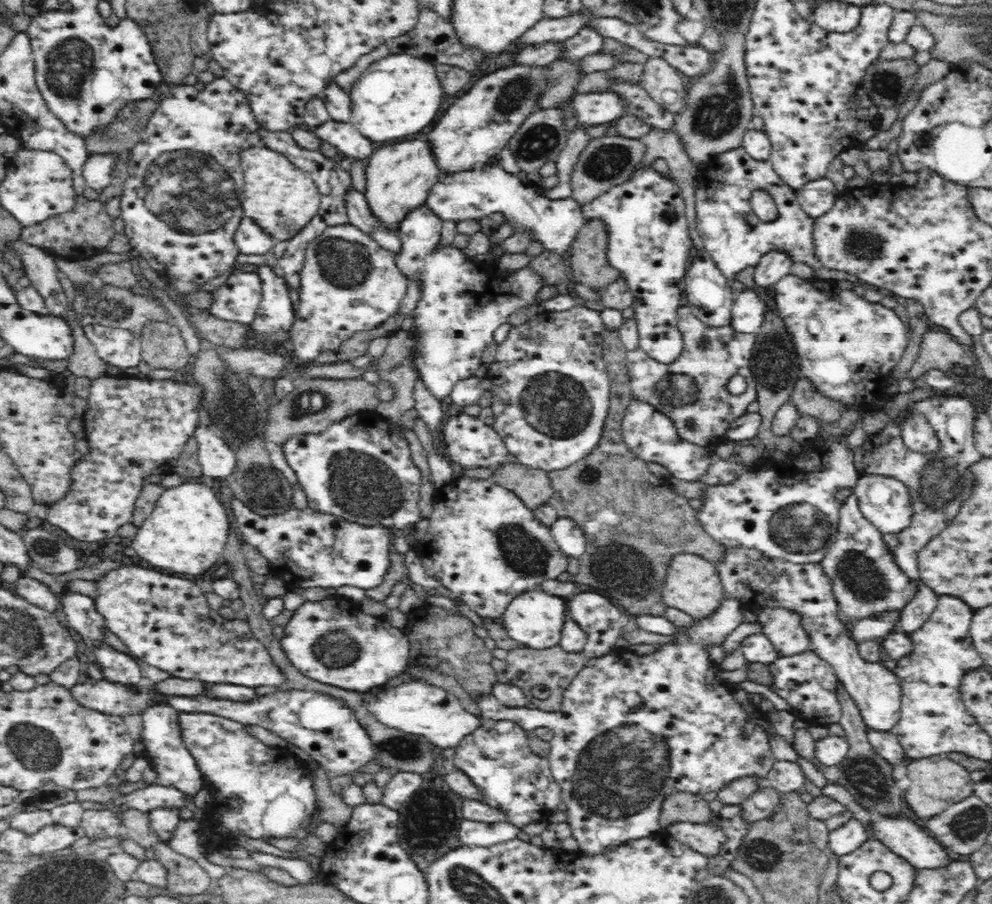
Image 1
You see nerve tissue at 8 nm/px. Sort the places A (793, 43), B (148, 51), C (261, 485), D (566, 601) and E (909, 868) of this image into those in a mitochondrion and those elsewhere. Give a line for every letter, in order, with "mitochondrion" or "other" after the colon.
A: other
B: other
C: mitochondrion
D: other
E: other

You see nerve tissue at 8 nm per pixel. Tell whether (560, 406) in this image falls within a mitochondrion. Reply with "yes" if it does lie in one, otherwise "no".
yes

